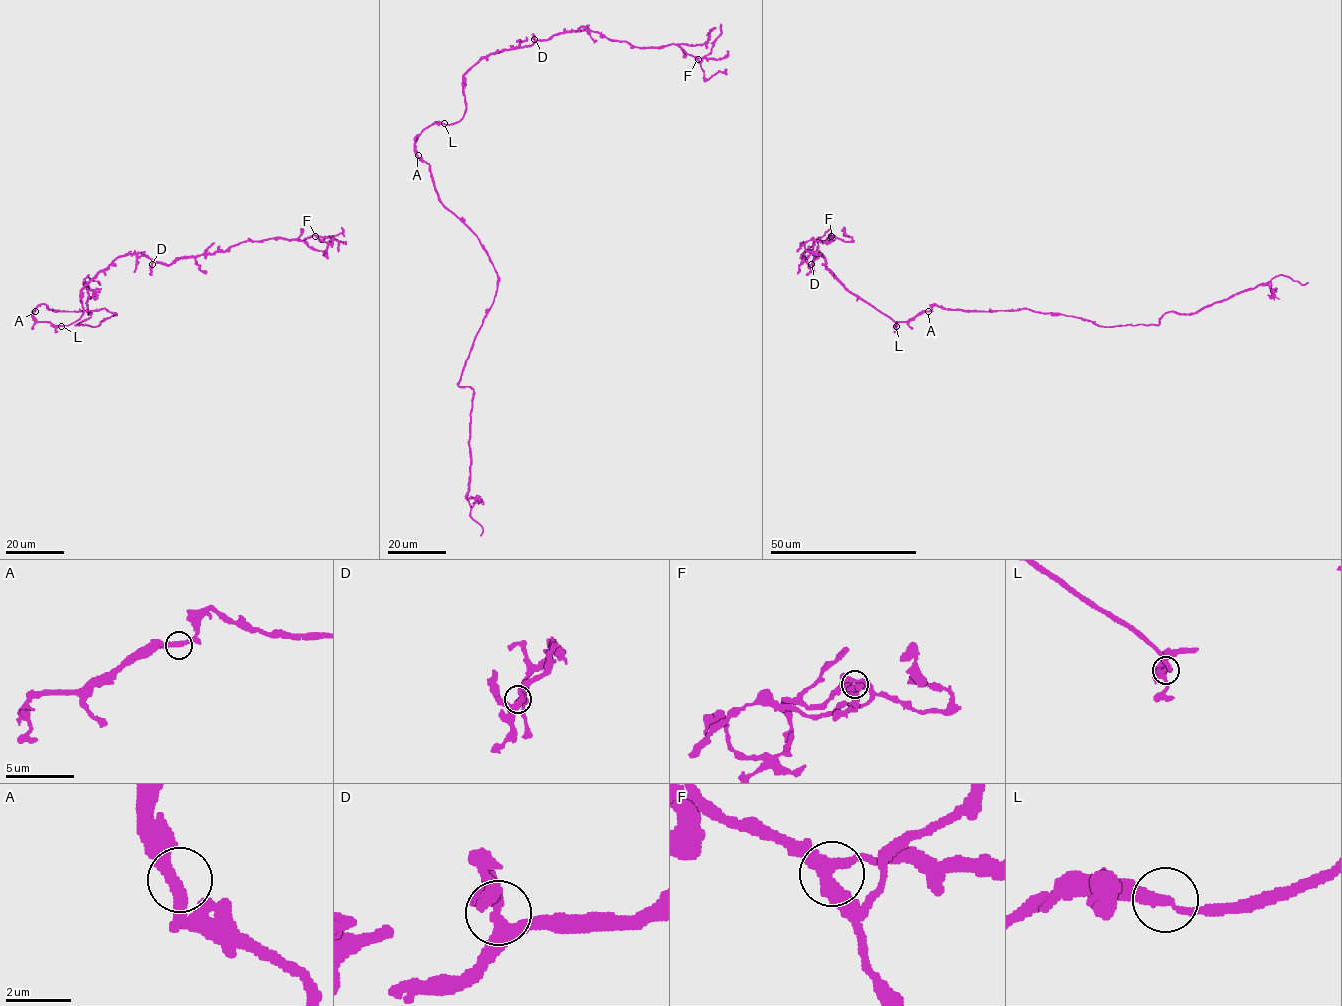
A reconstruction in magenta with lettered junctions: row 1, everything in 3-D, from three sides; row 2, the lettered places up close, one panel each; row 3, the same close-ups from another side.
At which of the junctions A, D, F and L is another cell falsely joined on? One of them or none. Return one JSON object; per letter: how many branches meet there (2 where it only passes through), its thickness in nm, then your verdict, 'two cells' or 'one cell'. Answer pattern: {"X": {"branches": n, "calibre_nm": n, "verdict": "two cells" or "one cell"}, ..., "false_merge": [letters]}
{"A": {"branches": 2, "calibre_nm": 320, "verdict": "one cell"}, "D": {"branches": 2, "calibre_nm": 300, "verdict": "one cell"}, "F": {"branches": 3, "calibre_nm": 340, "verdict": "one cell"}, "L": {"branches": 2, "calibre_nm": 280, "verdict": "one cell"}, "false_merge": []}

